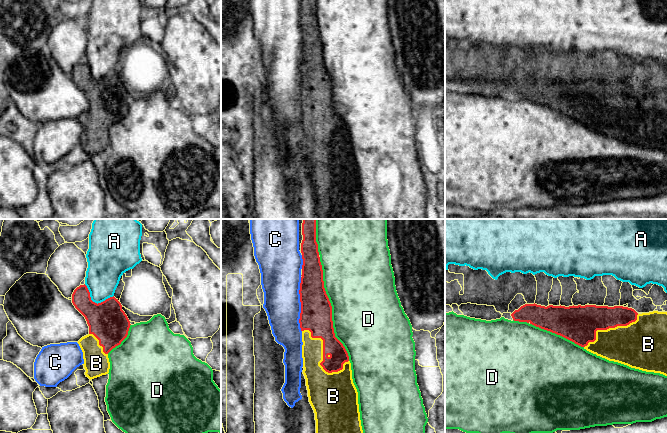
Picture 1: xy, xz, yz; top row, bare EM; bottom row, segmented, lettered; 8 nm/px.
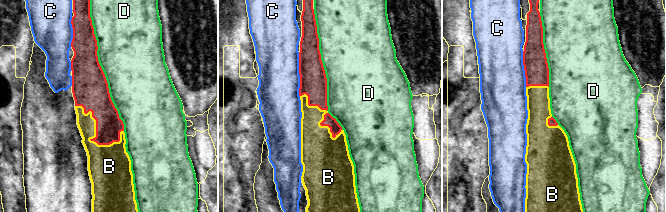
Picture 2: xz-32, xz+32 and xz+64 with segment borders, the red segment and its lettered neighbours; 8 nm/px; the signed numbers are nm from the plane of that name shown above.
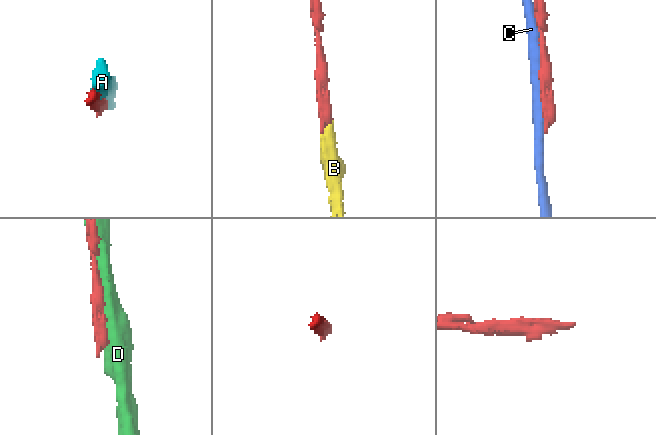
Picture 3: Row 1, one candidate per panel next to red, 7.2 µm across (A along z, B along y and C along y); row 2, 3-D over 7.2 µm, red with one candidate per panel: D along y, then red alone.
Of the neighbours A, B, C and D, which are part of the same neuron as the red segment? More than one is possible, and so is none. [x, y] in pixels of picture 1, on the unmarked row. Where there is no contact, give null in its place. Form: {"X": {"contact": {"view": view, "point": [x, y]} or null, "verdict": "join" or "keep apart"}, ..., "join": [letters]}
{"A": {"contact": {"view": "xy", "point": [94, 78]}, "verdict": "keep apart"}, "B": {"contact": {"view": "xz", "point": [323, 129]}, "verdict": "join"}, "C": {"contact": {"view": "xz", "point": [301, 80]}, "verdict": "keep apart"}, "D": {"contact": {"view": "xz", "point": [331, 85]}, "verdict": "keep apart"}, "join": ["B"]}

